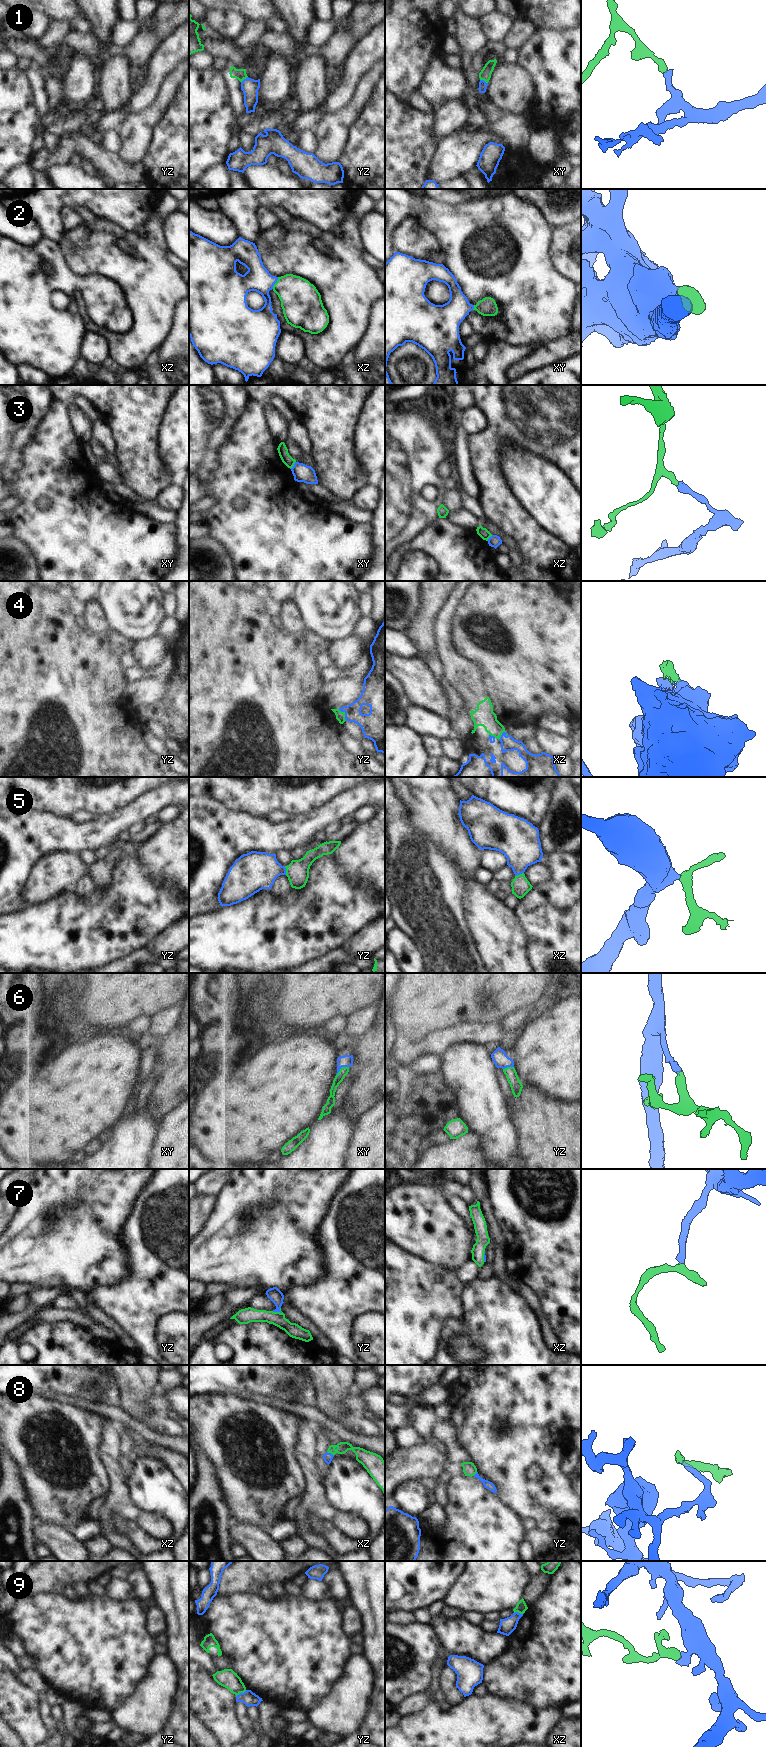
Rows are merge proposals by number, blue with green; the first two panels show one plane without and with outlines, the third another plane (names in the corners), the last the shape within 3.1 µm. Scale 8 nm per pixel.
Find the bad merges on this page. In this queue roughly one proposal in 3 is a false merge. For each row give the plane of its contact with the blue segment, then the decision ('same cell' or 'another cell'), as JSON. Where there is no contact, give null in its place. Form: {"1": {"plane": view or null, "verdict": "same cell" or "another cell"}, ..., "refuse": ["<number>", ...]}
{"1": {"plane": "xy", "verdict": "same cell"}, "2": {"plane": "xz", "verdict": "same cell"}, "3": {"plane": "xy", "verdict": "another cell"}, "4": {"plane": "yz", "verdict": "same cell"}, "5": {"plane": "yz", "verdict": "same cell"}, "6": {"plane": "xy", "verdict": "same cell"}, "7": {"plane": "yz", "verdict": "same cell"}, "8": {"plane": "xz", "verdict": "same cell"}, "9": {"plane": "yz", "verdict": "another cell"}, "refuse": ["3", "9"]}

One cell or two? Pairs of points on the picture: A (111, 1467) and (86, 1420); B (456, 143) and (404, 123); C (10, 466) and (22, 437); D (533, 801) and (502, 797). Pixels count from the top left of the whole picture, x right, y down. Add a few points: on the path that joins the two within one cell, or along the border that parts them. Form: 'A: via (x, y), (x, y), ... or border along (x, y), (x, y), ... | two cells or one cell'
A: border along (102, 1420), (98, 1455), (105, 1466) | two cells
B: border along (438, 141), (429, 163) | two cells
C: via (10, 459), (10, 449), (15, 444) | one cell
D: via (525, 797), (510, 797) | one cell

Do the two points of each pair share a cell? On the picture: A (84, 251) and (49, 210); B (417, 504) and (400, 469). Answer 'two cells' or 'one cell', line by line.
A: two cells
B: one cell

